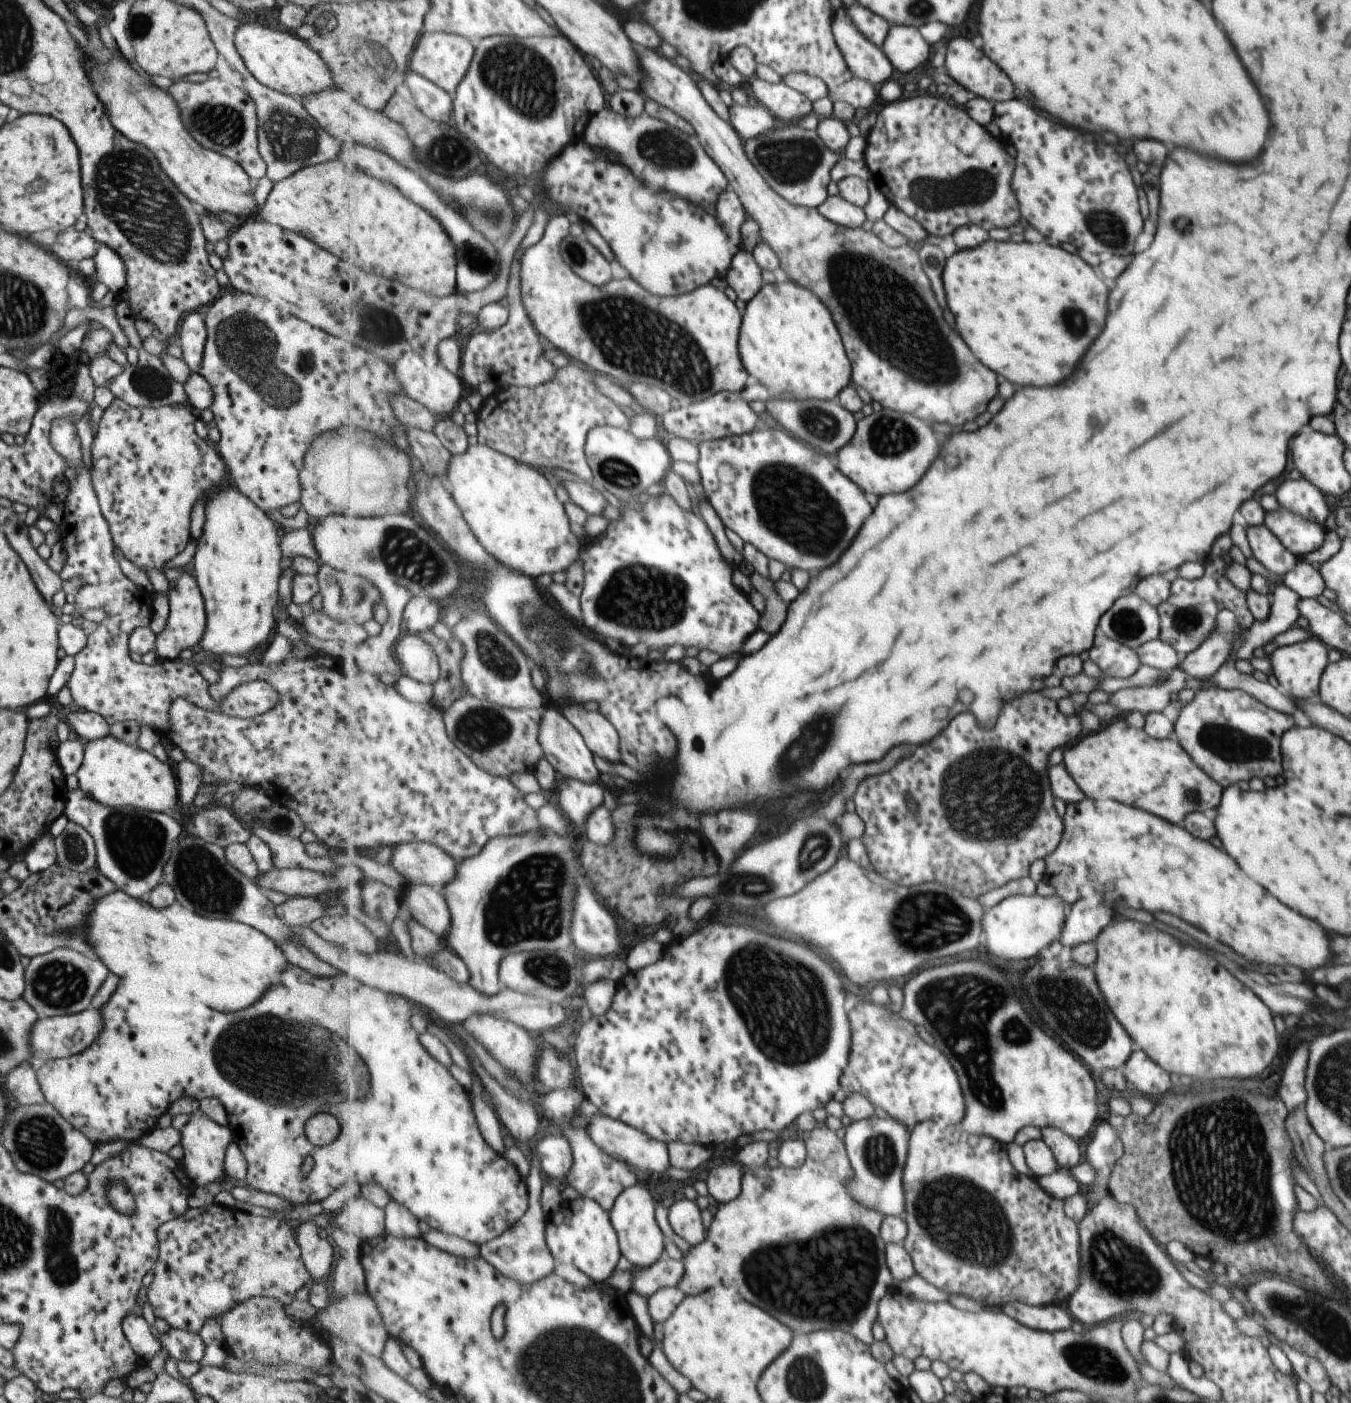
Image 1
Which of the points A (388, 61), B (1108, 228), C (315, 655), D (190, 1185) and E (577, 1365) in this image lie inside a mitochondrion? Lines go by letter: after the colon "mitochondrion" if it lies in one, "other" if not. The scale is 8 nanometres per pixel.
A: mitochondrion
B: mitochondrion
C: other
D: other
E: mitochondrion

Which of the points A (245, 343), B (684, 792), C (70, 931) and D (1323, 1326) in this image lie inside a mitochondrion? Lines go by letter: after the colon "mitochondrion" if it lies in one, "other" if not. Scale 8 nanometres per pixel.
A: mitochondrion
B: other
C: mitochondrion
D: mitochondrion

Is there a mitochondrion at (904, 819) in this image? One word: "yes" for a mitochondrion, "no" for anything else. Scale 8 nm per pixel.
no

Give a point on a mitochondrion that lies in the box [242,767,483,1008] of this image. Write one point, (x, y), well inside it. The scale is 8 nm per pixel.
(282, 822)

